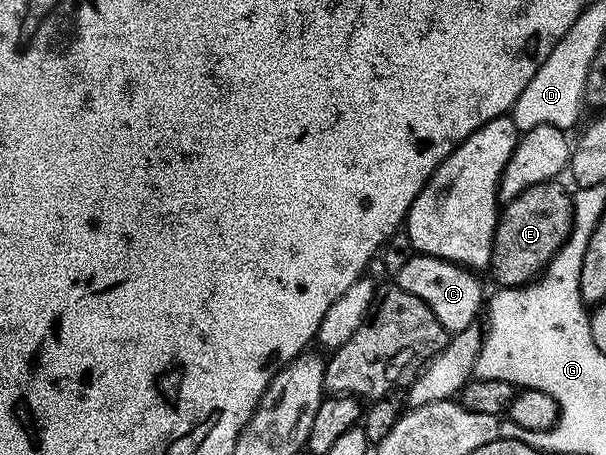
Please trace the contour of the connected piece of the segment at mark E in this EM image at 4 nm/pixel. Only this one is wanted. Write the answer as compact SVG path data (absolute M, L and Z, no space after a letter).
M558 179L538 183L501 206L489 267L489 272L494 273L495 286L517 289L529 285L570 238L574 226L574 199L571 190L566 190L562 183Z

